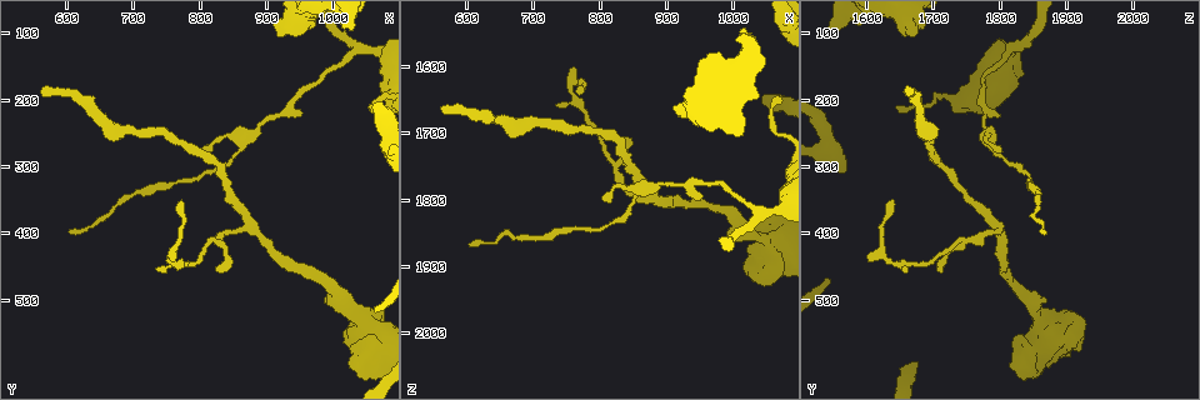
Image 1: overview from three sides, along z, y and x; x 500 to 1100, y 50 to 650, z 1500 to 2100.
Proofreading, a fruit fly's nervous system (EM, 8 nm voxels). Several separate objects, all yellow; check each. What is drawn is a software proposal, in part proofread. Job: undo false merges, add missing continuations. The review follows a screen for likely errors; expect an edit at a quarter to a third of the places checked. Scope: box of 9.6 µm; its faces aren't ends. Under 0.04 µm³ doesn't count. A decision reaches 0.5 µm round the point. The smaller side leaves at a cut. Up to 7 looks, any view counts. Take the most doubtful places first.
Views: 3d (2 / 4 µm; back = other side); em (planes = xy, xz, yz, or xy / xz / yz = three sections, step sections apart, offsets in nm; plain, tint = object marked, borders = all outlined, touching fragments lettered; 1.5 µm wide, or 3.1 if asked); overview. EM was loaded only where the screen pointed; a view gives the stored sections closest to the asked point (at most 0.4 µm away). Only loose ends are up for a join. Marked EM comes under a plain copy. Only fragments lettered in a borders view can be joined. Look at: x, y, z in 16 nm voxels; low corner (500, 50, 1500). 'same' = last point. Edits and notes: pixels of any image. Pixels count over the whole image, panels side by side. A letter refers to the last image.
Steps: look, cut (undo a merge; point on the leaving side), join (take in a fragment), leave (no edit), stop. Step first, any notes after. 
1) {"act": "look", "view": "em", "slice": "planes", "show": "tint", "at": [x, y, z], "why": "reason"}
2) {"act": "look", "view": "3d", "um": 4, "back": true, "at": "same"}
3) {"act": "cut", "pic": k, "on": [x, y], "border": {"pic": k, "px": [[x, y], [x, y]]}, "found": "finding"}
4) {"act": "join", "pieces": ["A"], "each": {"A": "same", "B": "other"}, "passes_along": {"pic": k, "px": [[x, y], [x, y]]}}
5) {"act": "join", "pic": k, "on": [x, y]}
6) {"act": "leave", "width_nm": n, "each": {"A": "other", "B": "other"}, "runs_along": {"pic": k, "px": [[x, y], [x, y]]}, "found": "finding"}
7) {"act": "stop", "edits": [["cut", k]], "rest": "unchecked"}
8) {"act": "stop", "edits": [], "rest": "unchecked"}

{"act": "look", "view": "em", "slice": "planes", "show": "borders", "at": [560, 180, 1670], "why": "an open end"}

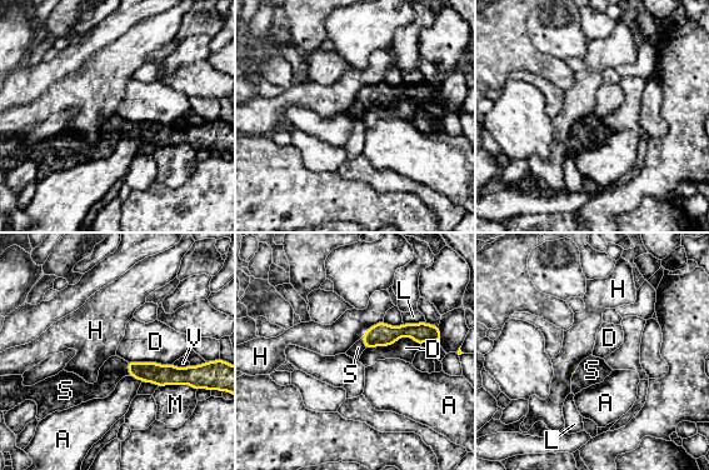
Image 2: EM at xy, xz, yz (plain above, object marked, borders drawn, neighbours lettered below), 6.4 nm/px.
{"act": "join", "pieces": ["S"], "each": {"A": "other", "D": "other", "H": "other", "L": "other", "M": "other", "S": "same", "V": "other"}, "passes_along": {"pic": 2, "px": [[161, 375], [129, 369], [114, 369]]}, "found": "it goes on there"}

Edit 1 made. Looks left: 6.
{"act": "look", "view": "3d", "um": 2, "at": [1015, 90, 1545], "why": "an open end"}

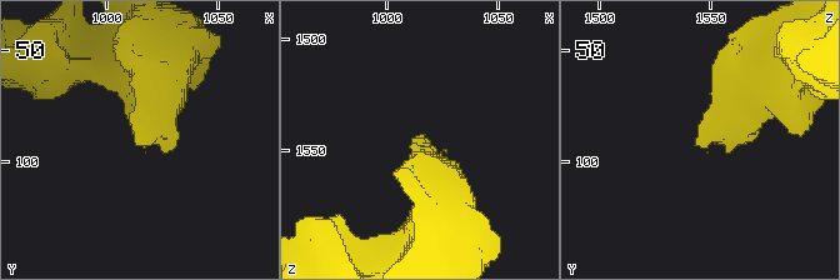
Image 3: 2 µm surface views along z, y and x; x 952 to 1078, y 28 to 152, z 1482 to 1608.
{"act": "look", "view": "em", "slice": "planes", "show": "borders", "at": [1014, 94, 1543], "why": "now the EM"}

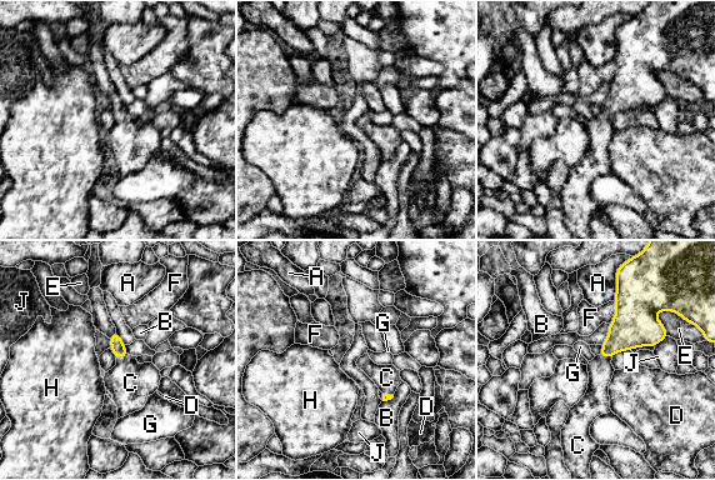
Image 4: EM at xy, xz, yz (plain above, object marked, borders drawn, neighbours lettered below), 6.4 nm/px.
{"act": "join", "pieces": ["C"], "each": {"A": "other", "B": "other", "C": "same", "D": "other", "E": "other", "F": "other", "G": "other", "H": "other", "J": "other"}, "found": "the cell continues"}

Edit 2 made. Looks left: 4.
{"act": "look", "view": "em", "slice": "planes", "show": "tint", "at": [605, 400, 1865]}

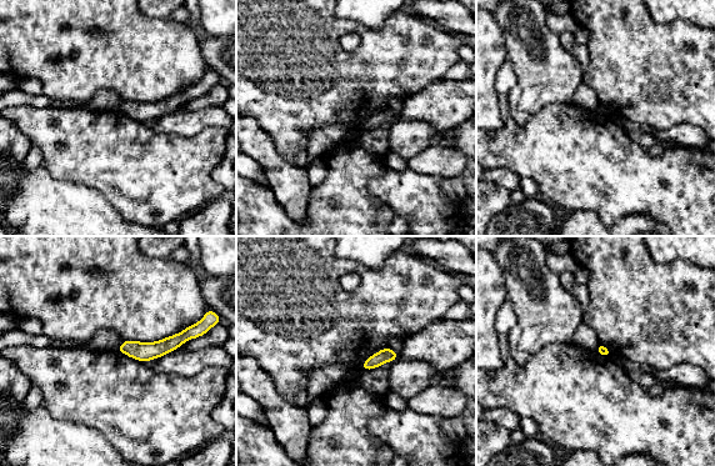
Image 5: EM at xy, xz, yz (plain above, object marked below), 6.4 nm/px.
{"act": "look", "view": "em", "slice": "planes", "show": "borders", "at": "same", "why": "see the neighbours"}

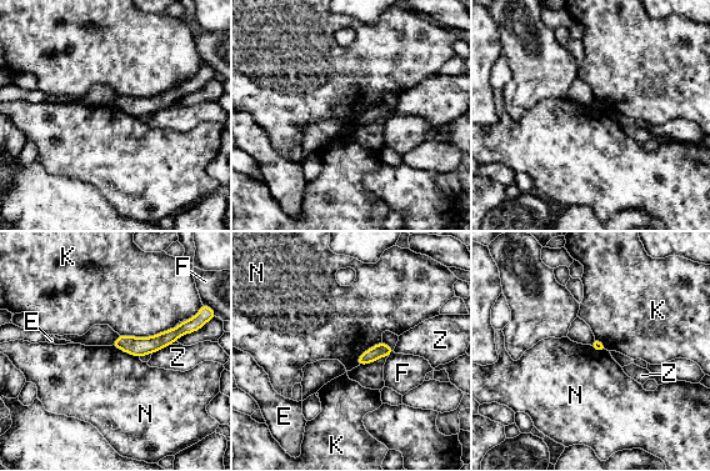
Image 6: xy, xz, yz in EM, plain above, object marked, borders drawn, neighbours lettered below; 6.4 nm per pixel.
{"act": "leave", "longest_contact_nm": ["K", 380], "each": {"E": "other", "F": "other", "K": "other", "N": "other", "Z": "other"}, "border": {"pic": 6, "px": [[381, 341], [366, 349], [355, 361]]}, "found": "none of them fits"}

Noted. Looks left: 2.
{"act": "stop", "edits": [["join", 2], ["join", 4]], "rest": "unchecked"}

